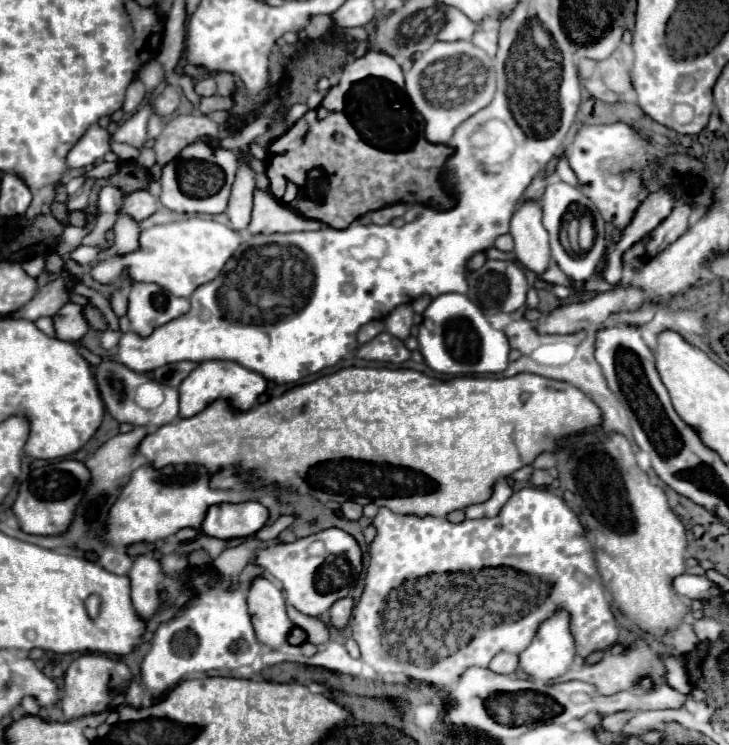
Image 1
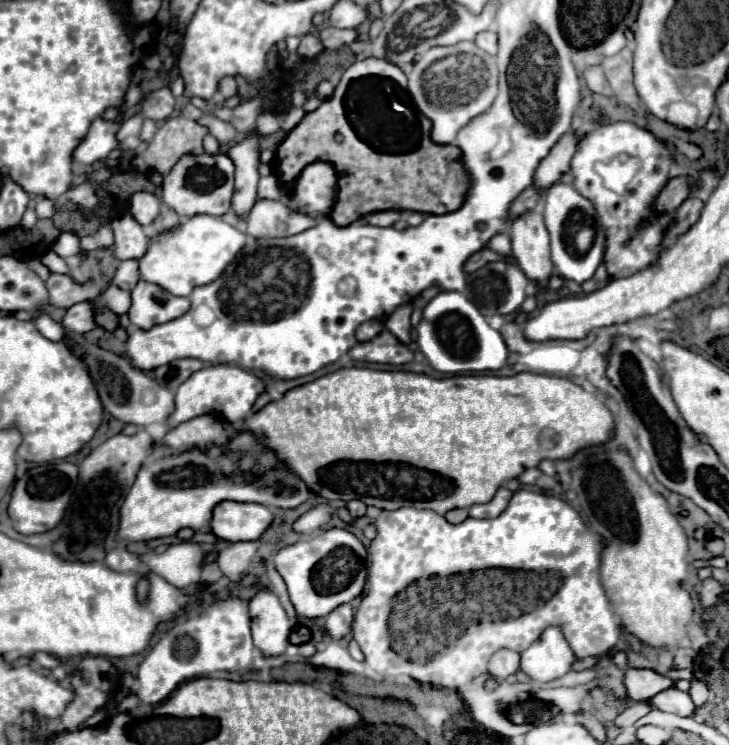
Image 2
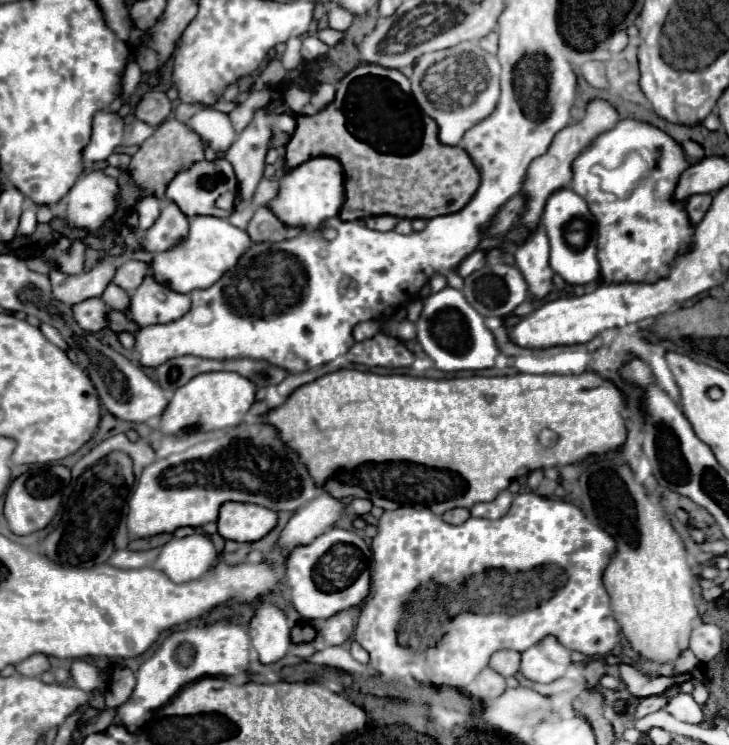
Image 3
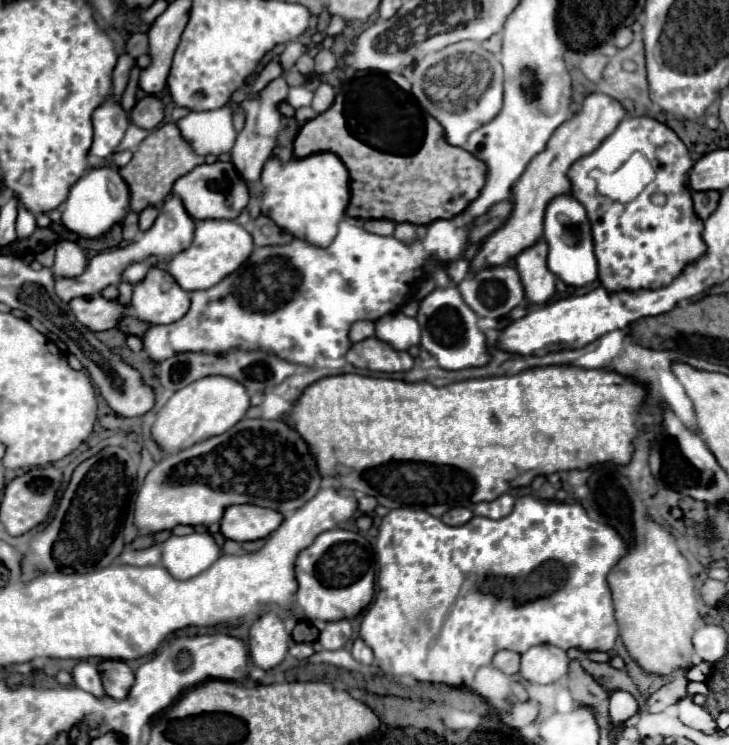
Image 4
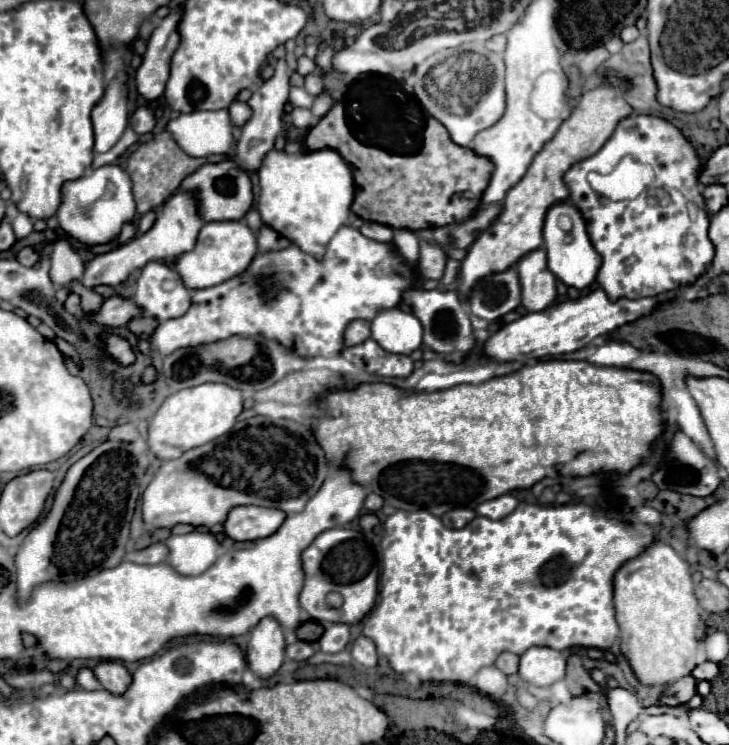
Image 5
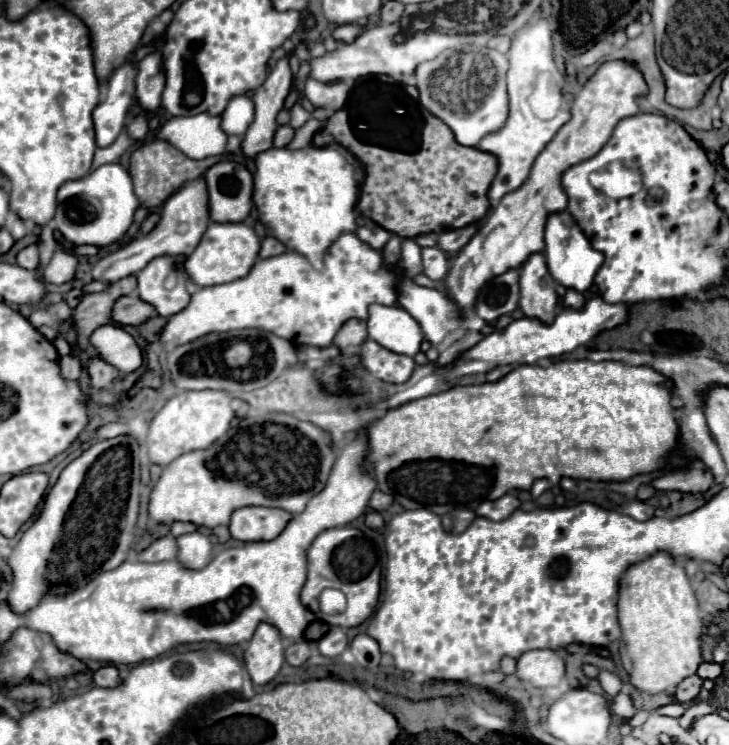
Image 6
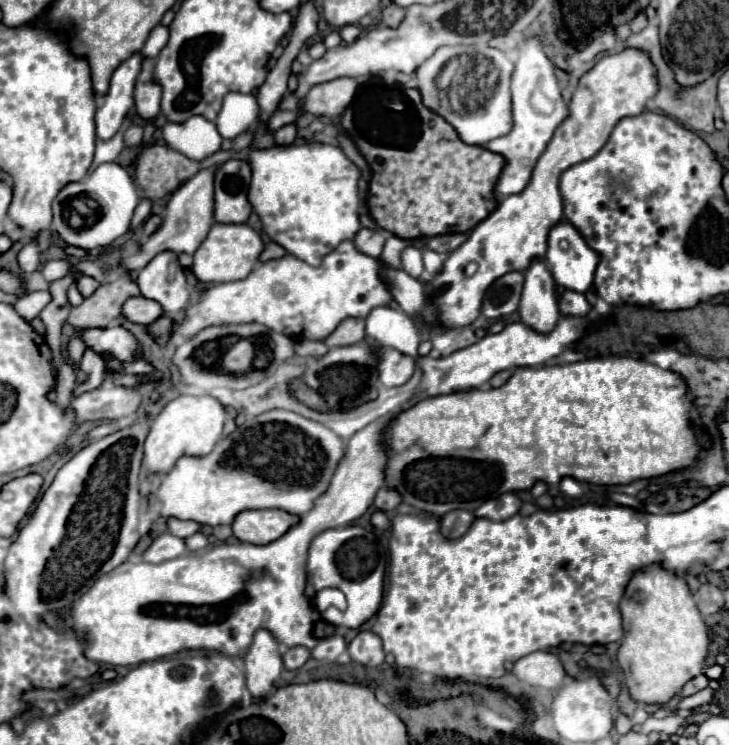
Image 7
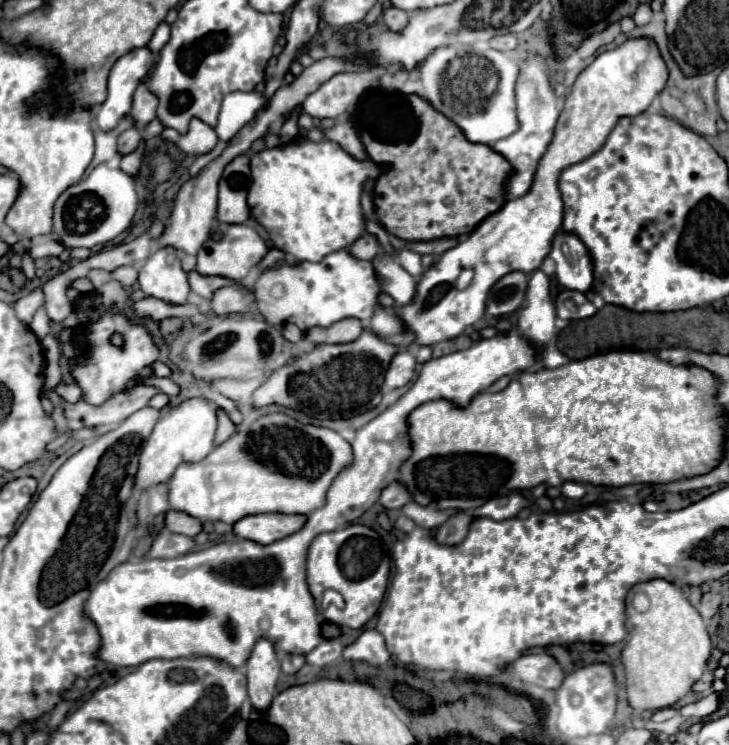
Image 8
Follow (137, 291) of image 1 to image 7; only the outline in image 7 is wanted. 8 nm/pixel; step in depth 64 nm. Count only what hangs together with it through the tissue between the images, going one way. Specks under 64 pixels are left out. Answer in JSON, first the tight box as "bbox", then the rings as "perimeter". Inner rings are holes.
{"bbox":[136,250,190,314],"perimeter":[[[166,250],[156,254],[140,270],[136,282],[142,296],[160,302],[166,314],[178,314],[188,308],[190,292],[186,286],[186,272],[174,252]]]}

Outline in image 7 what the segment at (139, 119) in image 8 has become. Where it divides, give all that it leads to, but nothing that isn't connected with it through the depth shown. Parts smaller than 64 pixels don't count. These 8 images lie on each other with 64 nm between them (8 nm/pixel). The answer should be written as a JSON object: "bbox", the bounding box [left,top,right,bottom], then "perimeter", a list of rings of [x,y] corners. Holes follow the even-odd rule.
{"bbox":[134,60,162,120],"perimeter":[[[144,60],[144,66],[142,66],[142,72],[138,76],[136,90],[134,90],[136,114],[142,116],[144,120],[152,120],[160,112],[160,94],[162,94],[162,88],[154,84],[152,70],[154,70],[152,60]]]}

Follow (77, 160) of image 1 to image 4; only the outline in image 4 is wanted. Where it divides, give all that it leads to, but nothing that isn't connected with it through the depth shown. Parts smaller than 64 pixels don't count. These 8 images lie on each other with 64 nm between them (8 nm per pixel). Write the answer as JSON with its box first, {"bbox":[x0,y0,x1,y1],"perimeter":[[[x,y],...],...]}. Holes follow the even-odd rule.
{"bbox":[90,100,130,158],"perimeter":[[[106,100],[94,110],[92,124],[94,124],[94,142],[90,154],[98,158],[106,158],[120,144],[130,122],[122,104],[116,104],[114,100]]]}

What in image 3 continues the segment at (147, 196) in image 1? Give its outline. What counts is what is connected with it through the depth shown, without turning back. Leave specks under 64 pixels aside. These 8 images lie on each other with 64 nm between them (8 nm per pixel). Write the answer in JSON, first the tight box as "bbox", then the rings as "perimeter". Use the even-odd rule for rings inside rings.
{"bbox":[136,198,160,230],"perimeter":[[[142,198],[138,202],[138,206],[136,206],[136,212],[140,216],[138,228],[140,230],[148,230],[156,222],[156,218],[160,214],[160,200],[156,200],[156,198]]]}

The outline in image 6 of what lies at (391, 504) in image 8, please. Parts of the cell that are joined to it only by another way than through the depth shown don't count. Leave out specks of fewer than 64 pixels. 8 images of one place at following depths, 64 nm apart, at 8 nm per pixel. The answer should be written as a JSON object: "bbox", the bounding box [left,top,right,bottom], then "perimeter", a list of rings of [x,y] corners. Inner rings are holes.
{"bbox":[370,490,394,512],"perimeter":[[[376,490],[372,494],[372,498],[370,498],[370,508],[382,512],[382,510],[388,510],[392,506],[392,502],[394,502],[394,496],[392,494],[384,494],[384,492]]]}

